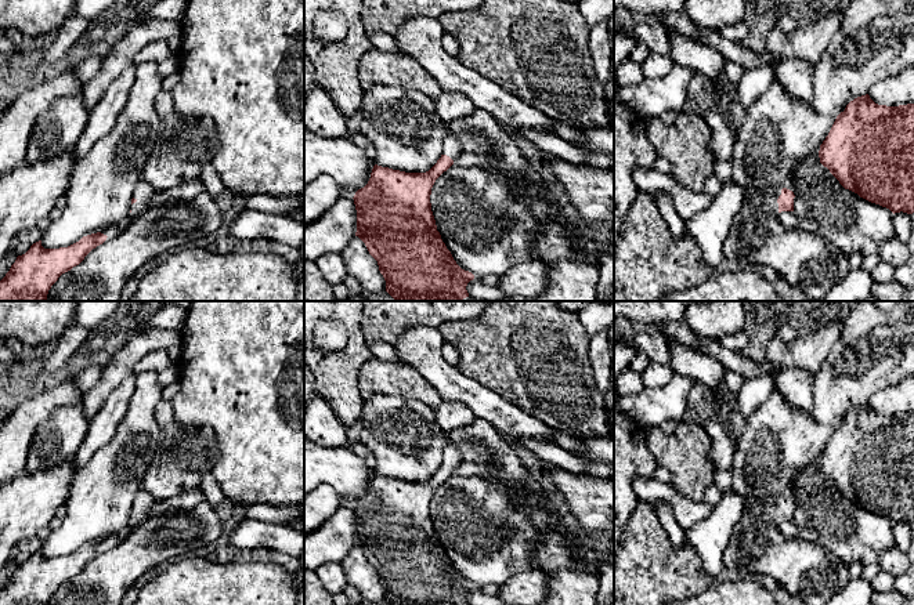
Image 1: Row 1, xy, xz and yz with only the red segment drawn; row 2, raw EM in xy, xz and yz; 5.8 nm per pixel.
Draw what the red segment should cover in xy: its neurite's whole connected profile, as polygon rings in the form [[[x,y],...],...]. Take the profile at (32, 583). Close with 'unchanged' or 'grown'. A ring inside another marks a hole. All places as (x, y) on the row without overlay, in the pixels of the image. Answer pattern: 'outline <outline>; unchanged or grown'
outline [[[97,541],[59,558],[44,558],[41,550],[33,553],[0,590],[0,605],[47,605],[62,583],[79,575],[106,547]]]; unchanged

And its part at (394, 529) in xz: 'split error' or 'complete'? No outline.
split error

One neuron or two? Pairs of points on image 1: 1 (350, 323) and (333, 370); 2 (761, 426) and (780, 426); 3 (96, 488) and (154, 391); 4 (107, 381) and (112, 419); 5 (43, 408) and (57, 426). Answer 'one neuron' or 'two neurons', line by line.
1: one neuron
2: one neuron
3: one neuron
4: two neurons
5: two neurons

